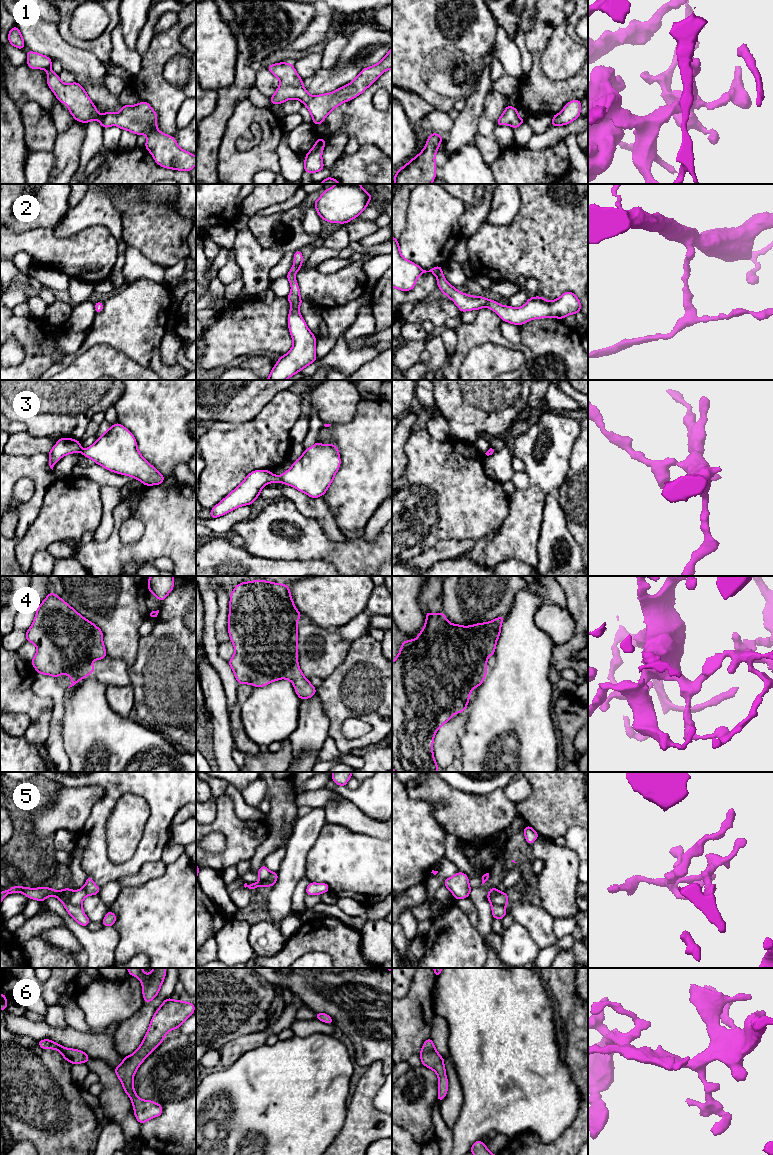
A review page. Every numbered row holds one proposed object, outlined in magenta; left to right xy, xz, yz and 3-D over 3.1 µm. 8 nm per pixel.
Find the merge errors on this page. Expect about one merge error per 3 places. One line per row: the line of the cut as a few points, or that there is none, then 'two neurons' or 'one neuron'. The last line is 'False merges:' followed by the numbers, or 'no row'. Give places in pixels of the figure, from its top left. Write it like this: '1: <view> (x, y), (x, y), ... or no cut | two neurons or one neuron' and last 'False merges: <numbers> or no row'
1: no cut | one neuron
2: no cut | one neuron
3: no cut | one neuron
4: no cut | one neuron
5: yz (498, 891), (492, 900), (504, 907) | two neurons
6: no cut | one neuron
False merges: 5

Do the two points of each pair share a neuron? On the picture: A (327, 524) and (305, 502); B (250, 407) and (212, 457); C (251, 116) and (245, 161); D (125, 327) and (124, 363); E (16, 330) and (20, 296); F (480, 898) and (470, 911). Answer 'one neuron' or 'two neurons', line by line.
A: one neuron
B: two neurons
C: one neuron
D: two neurons
E: two neurons
F: two neurons

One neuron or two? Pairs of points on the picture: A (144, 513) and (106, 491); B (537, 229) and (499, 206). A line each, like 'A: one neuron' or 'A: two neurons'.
A: two neurons
B: two neurons

